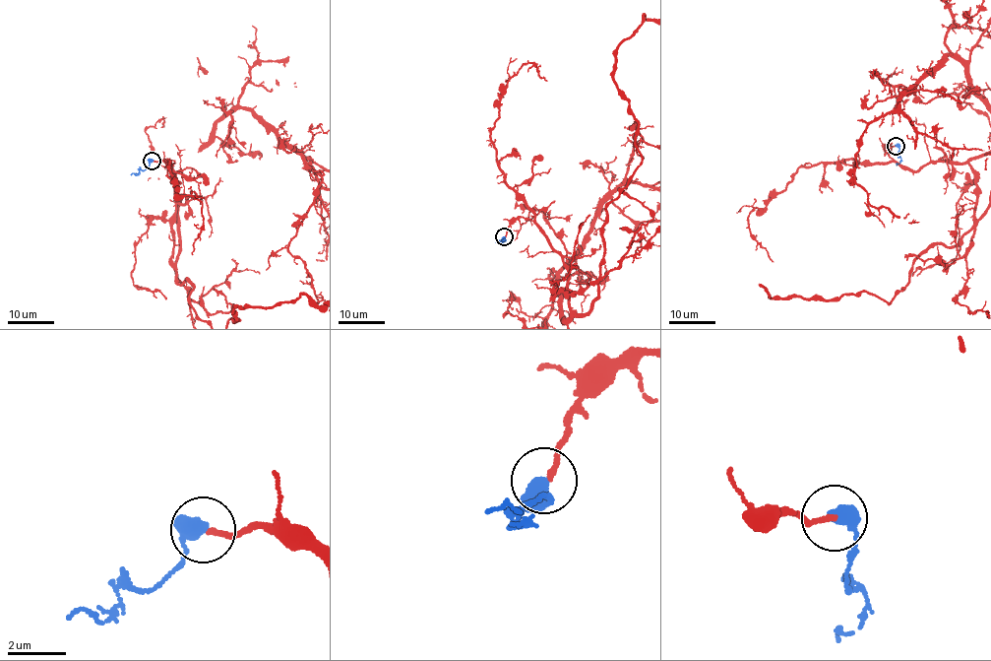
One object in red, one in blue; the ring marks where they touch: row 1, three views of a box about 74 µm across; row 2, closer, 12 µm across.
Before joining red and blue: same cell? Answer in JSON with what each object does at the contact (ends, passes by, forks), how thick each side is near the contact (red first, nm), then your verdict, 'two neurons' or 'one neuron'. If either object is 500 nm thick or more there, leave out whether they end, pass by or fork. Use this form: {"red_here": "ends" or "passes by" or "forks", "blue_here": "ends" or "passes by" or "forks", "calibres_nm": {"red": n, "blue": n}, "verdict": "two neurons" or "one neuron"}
{"calibres_nm": {"red": 170, "blue": 550}, "verdict": "one neuron"}

